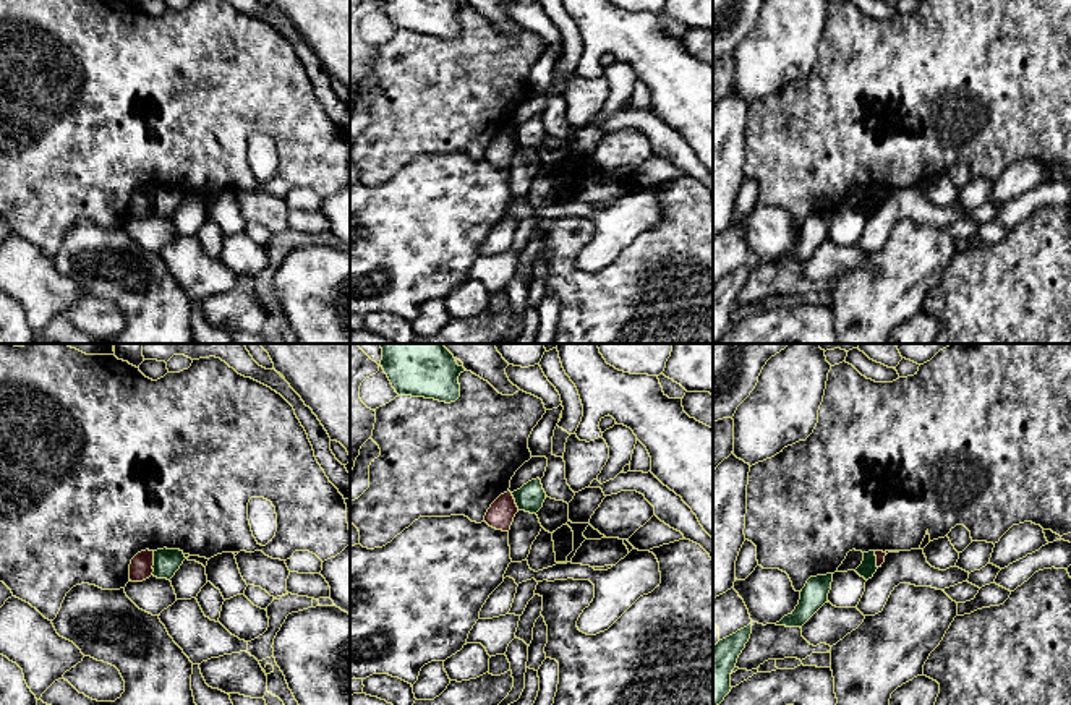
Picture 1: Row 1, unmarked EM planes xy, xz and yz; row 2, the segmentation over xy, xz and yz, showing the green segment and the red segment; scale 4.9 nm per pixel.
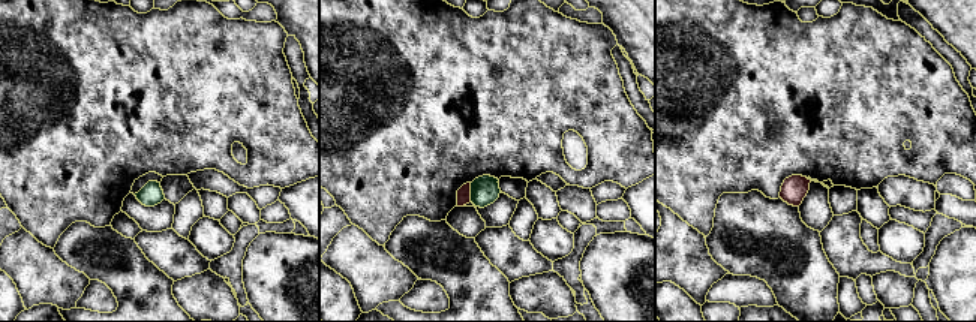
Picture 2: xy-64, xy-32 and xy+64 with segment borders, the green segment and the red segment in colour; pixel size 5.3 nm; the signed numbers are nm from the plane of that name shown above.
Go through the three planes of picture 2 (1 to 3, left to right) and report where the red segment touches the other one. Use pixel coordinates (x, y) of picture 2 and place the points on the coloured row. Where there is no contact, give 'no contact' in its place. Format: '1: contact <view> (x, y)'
1: no contact
2: contact xy-32 (471, 192)
3: no contact

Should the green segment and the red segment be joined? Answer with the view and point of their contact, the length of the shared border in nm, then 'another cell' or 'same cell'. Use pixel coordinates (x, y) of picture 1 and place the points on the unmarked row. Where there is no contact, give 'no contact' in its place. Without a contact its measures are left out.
xy (154, 200) | 120 nm | another cell

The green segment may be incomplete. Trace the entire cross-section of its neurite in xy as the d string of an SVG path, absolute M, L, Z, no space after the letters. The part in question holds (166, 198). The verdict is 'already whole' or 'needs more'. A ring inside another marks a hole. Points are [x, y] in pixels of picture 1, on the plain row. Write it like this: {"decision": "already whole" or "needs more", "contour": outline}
{"decision": "already whole", "contour": "M157 186L154 188L154 209L152 212L157 216L167 216L170 217L175 209L180 206L180 203L185 198L185 191L180 186Z"}

